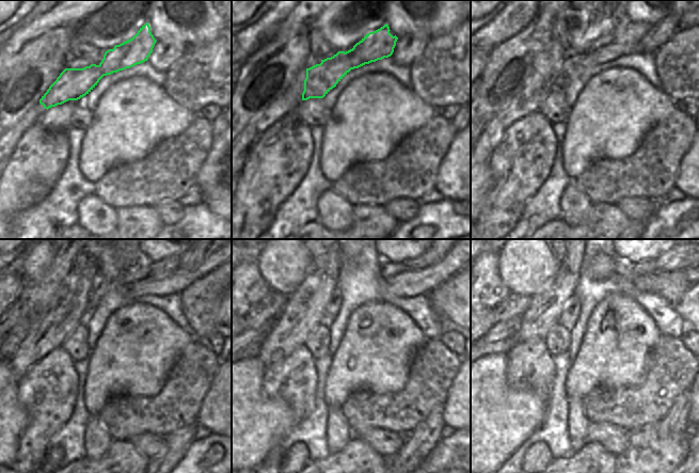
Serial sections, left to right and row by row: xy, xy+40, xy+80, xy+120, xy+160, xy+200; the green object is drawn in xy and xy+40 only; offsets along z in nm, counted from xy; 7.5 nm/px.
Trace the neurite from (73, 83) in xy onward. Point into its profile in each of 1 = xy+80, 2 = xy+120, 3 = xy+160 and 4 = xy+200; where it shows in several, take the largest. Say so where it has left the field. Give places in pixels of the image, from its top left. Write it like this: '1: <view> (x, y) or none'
1: xy+80 (605, 49)
2: xy+120 (174, 284)
3: xy+160 (422, 282)
4: xy+200 (671, 261)

